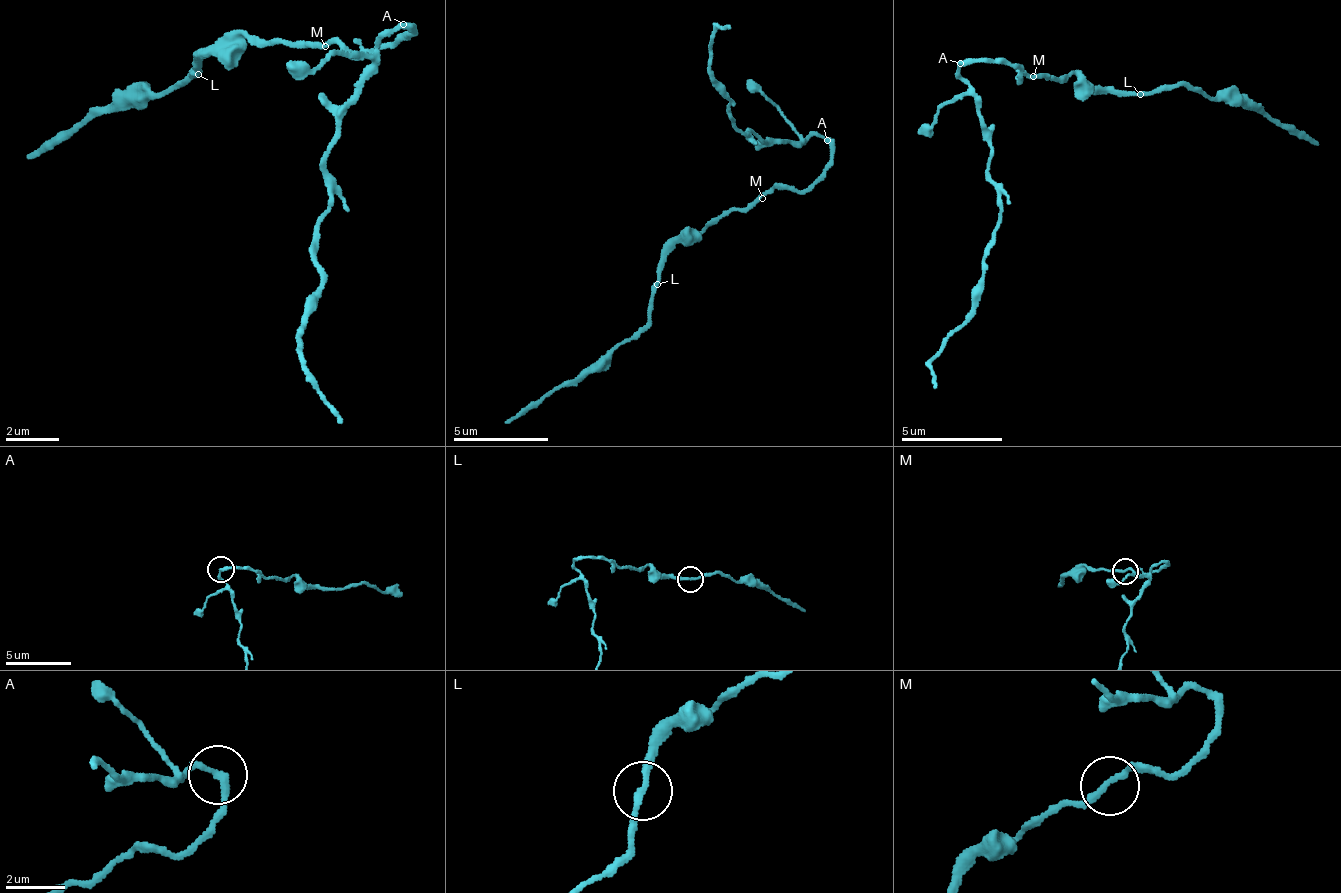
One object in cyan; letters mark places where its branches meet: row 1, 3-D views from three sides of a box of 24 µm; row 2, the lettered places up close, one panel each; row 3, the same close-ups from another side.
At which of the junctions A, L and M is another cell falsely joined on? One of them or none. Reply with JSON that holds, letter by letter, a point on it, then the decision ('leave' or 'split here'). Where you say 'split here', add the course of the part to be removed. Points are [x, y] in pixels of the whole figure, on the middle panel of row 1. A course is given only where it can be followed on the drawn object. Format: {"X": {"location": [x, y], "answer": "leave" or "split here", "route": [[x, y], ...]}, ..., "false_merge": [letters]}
{"A": {"location": [827, 140], "answer": "leave"}, "L": {"location": [657, 284], "answer": "leave"}, "M": {"location": [762, 198], "answer": "leave"}, "false_merge": []}

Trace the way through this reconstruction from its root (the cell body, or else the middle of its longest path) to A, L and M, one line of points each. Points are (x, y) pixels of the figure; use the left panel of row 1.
A: (388, 45), (412, 32), (408, 27), (401, 25)
L: (388, 45), (312, 47), (302, 39), (258, 43), (241, 36), (203, 56), (198, 74)
M: (388, 45), (350, 49), (342, 42), (325, 46)

